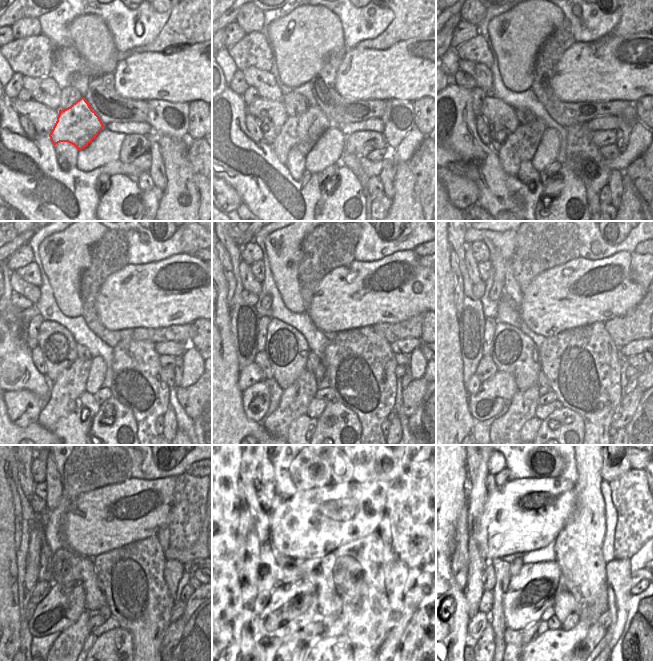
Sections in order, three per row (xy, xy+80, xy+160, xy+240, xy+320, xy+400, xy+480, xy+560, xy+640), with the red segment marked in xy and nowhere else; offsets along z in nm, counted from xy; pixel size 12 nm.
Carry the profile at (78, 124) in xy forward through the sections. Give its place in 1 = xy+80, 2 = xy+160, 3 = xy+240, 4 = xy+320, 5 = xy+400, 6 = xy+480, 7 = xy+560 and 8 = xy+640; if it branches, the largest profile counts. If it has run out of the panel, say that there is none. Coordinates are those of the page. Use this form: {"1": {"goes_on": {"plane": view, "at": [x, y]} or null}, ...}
{"1": {"goes_on": {"plane": "xy+80", "at": [302, 132]}}, "2": {"goes_on": {"plane": "xy+160", "at": [521, 145]}}, "3": {"goes_on": {"plane": "xy+240", "at": [70, 384]}}, "4": {"goes_on": {"plane": "xy+320", "at": [294, 401]}}, "5": {"goes_on": {"plane": "xy+400", "at": [522, 407]}}, "6": {"goes_on": {"plane": "xy+480", "at": [67, 647]}}, "7": {"goes_on": {"plane": "xy+560", "at": [295, 648]}}, "8": {"goes_on": {"plane": "xy+640", "at": [509, 648]}}}

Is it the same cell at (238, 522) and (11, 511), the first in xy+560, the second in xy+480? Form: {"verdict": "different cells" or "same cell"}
{"verdict": "same cell"}

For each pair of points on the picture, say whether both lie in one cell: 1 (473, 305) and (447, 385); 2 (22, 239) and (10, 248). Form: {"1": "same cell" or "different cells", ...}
{"1": "different cells", "2": "same cell"}

